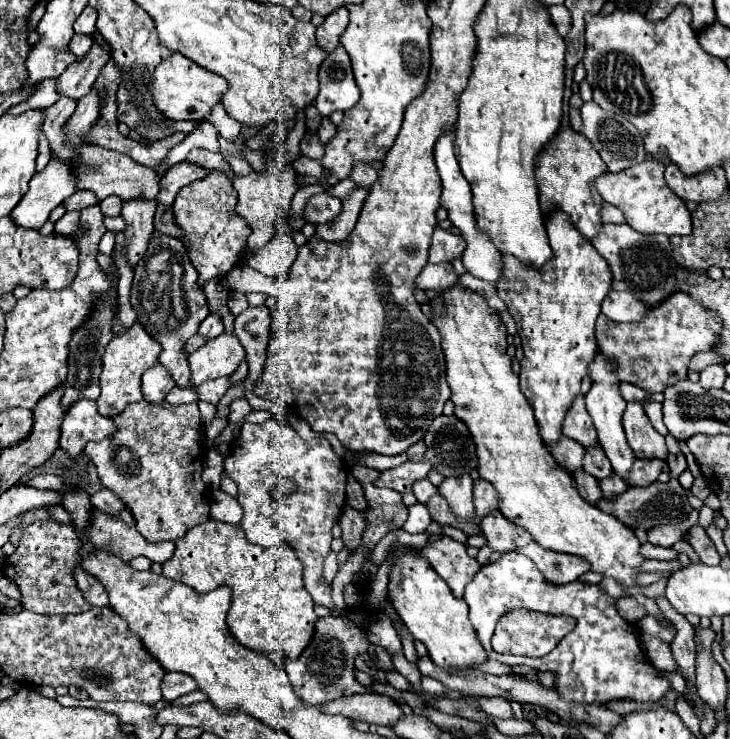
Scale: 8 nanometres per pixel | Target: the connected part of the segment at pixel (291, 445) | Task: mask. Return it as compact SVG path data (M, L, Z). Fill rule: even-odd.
M275 417L269 421L257 425L257 423L243 423L241 435L235 441L235 455L227 455L225 459L225 471L227 475L237 483L237 501L243 507L243 519L241 519L241 529L245 531L245 537L261 547L273 547L279 541L287 541L295 551L297 557L303 561L305 571L303 571L303 581L307 591L311 593L313 601L317 605L327 607L333 615L341 615L337 605L331 599L331 587L323 579L323 561L331 553L331 541L333 541L333 525L339 521L341 505L345 503L345 483L347 483L347 469L345 461L335 455L333 447L325 437L317 437L311 441L305 441L297 435L297 431L291 425L279 423ZM281 479L293 479L297 481L299 489L287 497L273 497L273 489Z

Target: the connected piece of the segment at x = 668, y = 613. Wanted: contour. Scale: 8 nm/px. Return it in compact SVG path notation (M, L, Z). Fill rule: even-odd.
M657 597L657 605L661 607L663 615L675 623L675 639L671 641L671 651L673 651L673 659L677 661L679 665L679 673L683 675L685 681L691 681L695 683L695 659L697 659L697 653L695 653L695 643L693 643L693 633L695 629L691 627L691 623L679 615L665 597Z

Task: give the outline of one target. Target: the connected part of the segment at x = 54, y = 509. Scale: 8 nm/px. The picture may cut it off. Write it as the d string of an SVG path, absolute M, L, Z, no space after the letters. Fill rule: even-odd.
M51 505L51 507L47 507L47 515L49 515L51 519L63 523L63 525L75 527L75 525L73 525L73 519L71 519L71 513L69 513L63 505Z

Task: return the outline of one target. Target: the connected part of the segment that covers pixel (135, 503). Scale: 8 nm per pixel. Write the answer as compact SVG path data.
M139 401L137 405L128 405L126 411L113 417L117 425L117 433L105 437L99 443L87 443L83 453L95 463L99 479L103 487L113 489L119 499L131 509L139 533L151 541L173 541L183 537L193 525L199 525L209 519L209 505L211 505L211 489L203 483L203 421L197 409L197 403L187 405L147 405Z

